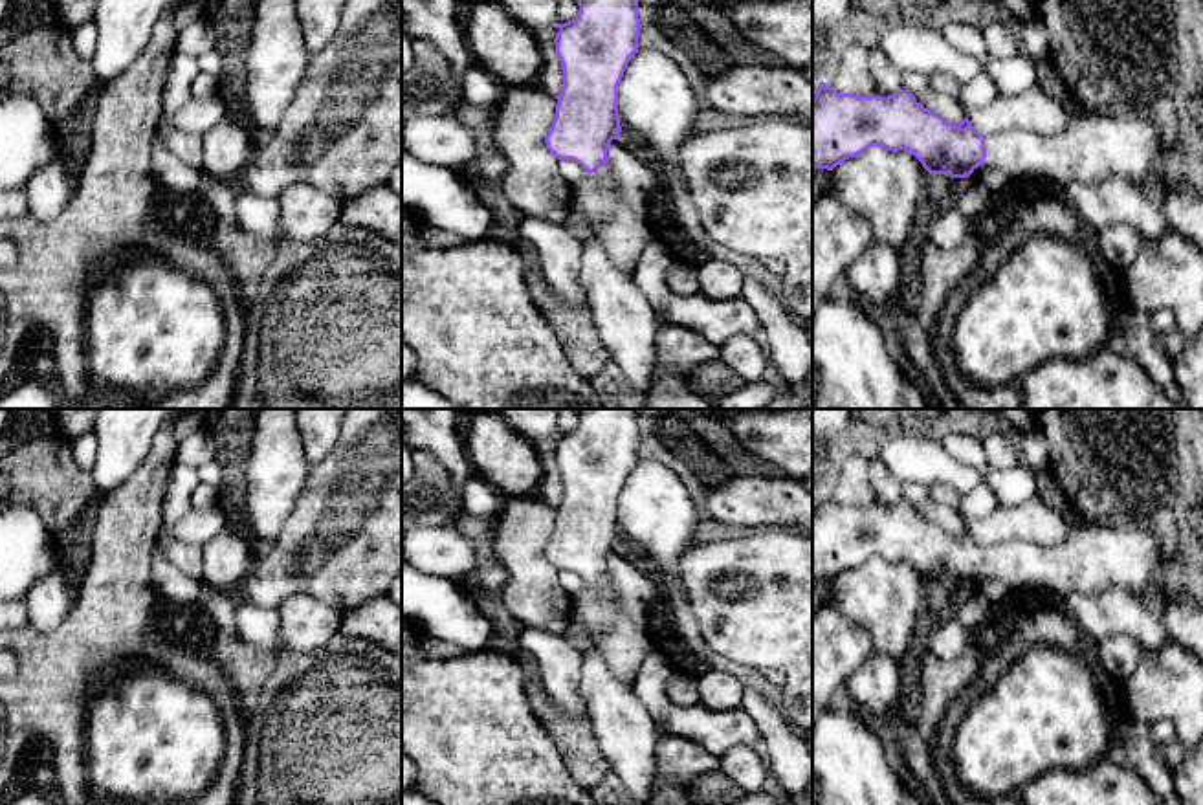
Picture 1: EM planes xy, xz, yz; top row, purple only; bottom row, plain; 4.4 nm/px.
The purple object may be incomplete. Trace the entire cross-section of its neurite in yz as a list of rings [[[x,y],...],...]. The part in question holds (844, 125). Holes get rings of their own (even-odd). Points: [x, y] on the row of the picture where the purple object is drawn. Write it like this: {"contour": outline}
{"contour": [[[823,81],[812,99],[812,169],[833,171],[869,147],[911,152],[930,174],[966,178],[979,165],[1003,169],[1012,182],[1025,180],[1049,189],[1071,182],[1097,185],[1122,178],[1139,185],[1159,171],[1170,156],[1161,145],[1159,127],[1137,114],[1100,116],[1086,112],[1064,132],[1038,136],[1029,130],[979,134],[965,117],[959,125],[924,108],[911,92],[899,90],[888,97],[842,94]]]}

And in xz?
{"contour": [[[578,0],[578,15],[559,24],[554,39],[556,55],[563,66],[563,88],[556,95],[556,117],[545,138],[546,149],[561,161],[579,163],[587,176],[572,183],[570,213],[579,216],[592,235],[583,240],[579,281],[592,312],[596,330],[603,347],[627,378],[633,391],[651,387],[657,363],[655,337],[660,330],[657,310],[638,288],[633,273],[616,268],[594,227],[616,213],[616,202],[611,191],[598,182],[594,174],[609,163],[609,145],[620,138],[618,117],[618,84],[631,57],[638,51],[638,35],[642,29],[636,0]]]}

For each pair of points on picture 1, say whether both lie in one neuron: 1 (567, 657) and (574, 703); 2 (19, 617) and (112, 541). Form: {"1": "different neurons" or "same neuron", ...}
{"1": "same neuron", "2": "different neurons"}

